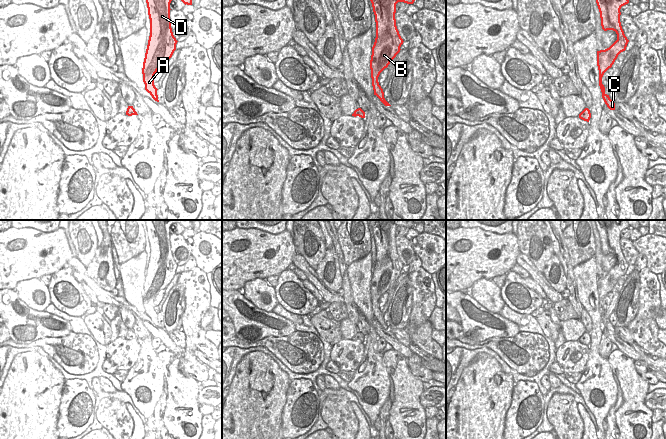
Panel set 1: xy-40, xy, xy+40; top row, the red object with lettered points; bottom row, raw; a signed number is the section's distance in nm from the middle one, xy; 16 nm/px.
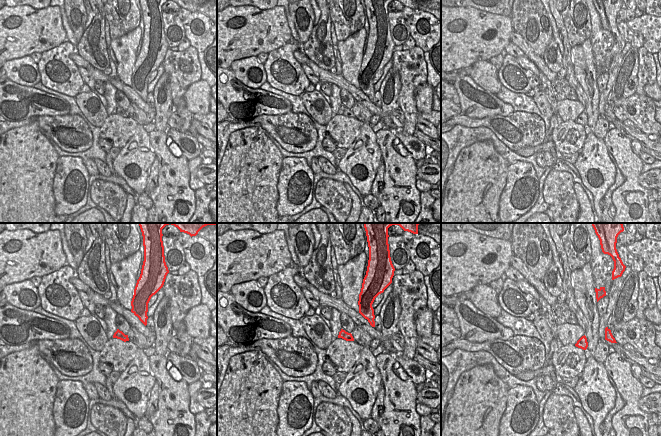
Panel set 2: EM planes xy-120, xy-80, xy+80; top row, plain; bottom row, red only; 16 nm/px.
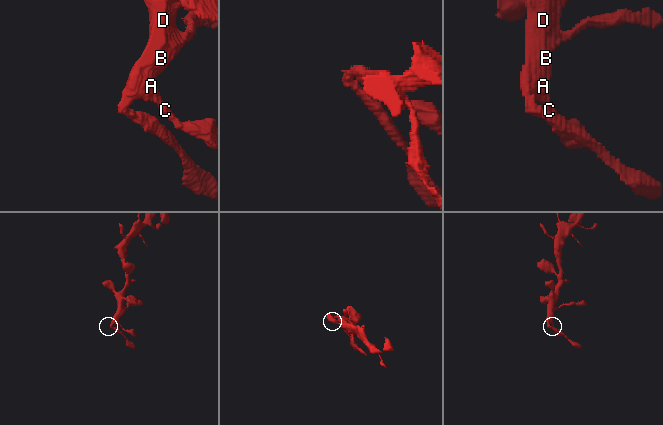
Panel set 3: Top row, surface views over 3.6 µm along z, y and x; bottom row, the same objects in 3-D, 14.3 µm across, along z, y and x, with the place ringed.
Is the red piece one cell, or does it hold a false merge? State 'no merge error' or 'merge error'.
no merge error

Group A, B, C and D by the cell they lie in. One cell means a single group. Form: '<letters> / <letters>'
A B C D

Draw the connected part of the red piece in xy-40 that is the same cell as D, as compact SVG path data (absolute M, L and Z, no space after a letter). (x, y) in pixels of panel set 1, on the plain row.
M145 220L150 243L150 260L143 286L142 298L145 314L157 326L159 326L157 319L158 313L154 309L154 299L157 294L160 291L165 290L168 284L172 281L178 266L173 259L170 244L170 227L174 223L181 224L185 229L192 229L193 224L193 222L189 222L188 220Z

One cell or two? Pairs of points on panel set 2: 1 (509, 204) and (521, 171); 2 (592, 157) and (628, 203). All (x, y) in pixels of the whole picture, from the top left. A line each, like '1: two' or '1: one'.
1: one
2: two

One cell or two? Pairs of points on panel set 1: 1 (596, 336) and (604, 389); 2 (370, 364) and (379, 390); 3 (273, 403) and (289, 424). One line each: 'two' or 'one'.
1: one
2: one
3: two

